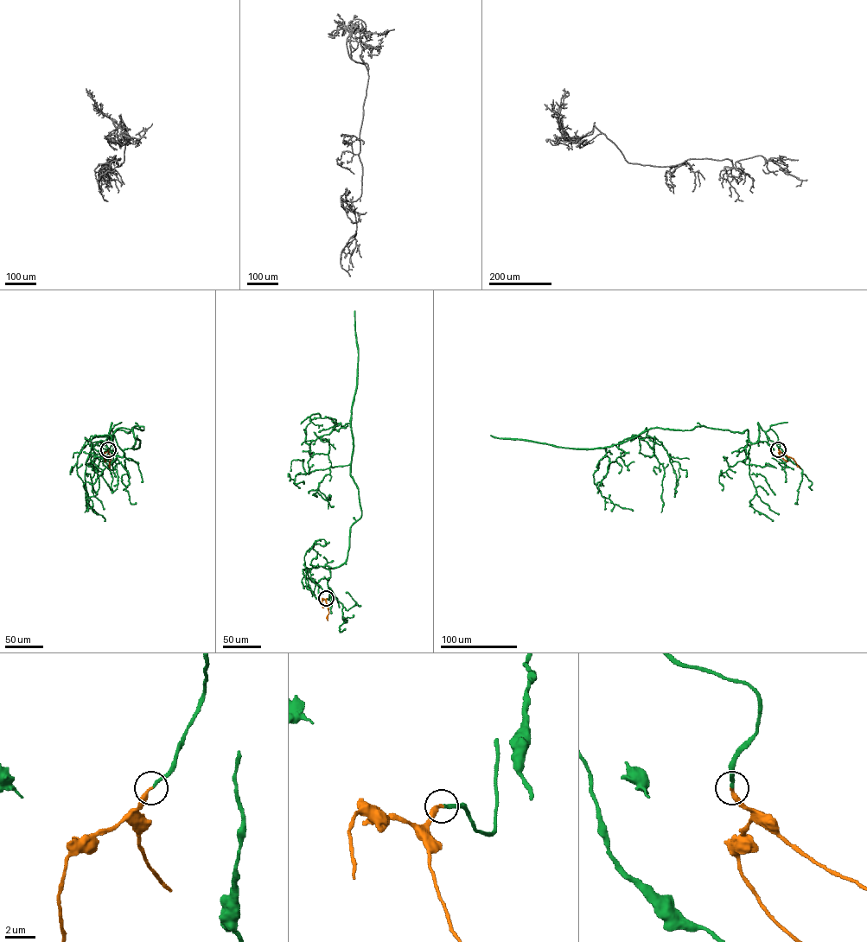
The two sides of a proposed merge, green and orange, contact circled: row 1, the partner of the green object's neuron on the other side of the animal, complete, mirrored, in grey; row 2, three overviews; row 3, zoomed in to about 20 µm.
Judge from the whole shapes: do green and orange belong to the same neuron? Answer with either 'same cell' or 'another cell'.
same cell

